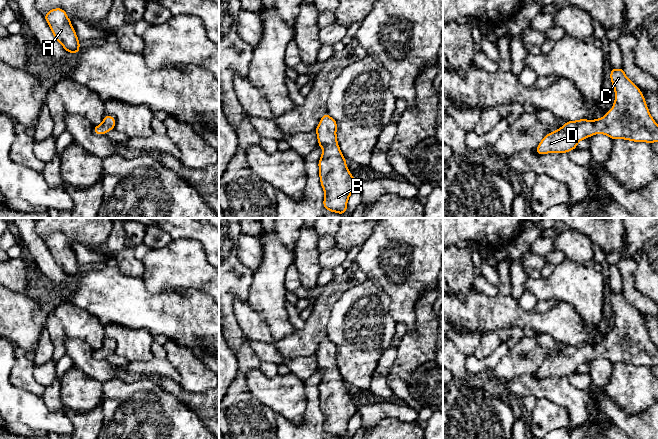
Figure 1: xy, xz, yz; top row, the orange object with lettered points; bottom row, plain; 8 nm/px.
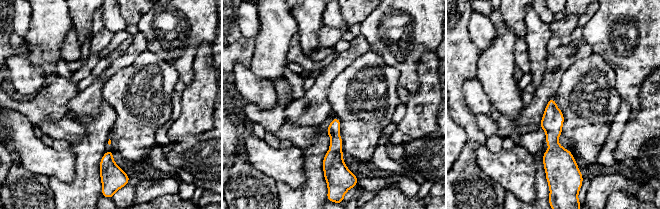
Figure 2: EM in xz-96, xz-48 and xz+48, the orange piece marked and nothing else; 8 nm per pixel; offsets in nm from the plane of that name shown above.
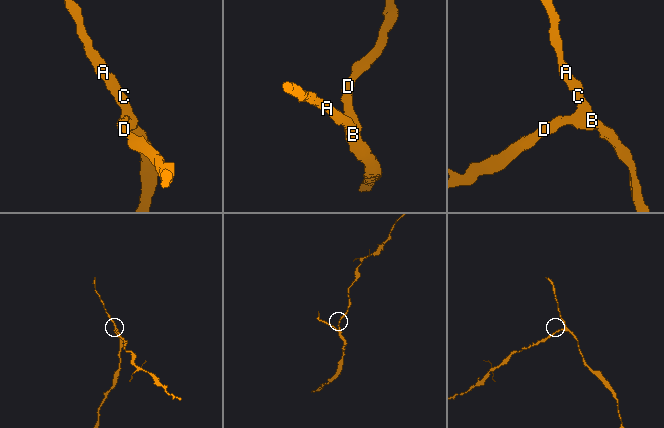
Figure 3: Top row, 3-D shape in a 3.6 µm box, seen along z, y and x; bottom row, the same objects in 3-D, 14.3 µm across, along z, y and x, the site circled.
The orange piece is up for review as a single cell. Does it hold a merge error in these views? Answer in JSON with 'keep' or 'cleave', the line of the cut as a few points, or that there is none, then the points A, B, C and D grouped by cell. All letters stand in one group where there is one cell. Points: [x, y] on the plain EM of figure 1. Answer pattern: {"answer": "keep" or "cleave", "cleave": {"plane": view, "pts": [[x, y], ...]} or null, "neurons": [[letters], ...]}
{"answer": "keep", "cleave": null, "neurons": [["A", "B", "C", "D"]]}

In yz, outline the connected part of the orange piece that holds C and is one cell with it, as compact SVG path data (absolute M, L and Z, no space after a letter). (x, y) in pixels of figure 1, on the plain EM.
M623 291L619 293L611 292L610 303L615 314L615 326L612 333L607 336L602 343L595 342L592 346L588 343L579 343L576 345L566 346L561 352L553 355L552 357L548 357L543 361L542 365L535 373L537 378L543 379L547 377L568 377L569 375L577 372L579 365L592 361L596 357L605 358L612 364L625 363L634 366L647 366L650 368L653 366L658 366L658 348L652 342L641 314L627 302Z

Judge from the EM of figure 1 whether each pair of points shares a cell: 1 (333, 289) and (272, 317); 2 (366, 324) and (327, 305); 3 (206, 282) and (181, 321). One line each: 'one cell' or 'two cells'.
1: two cells
2: two cells
3: two cells

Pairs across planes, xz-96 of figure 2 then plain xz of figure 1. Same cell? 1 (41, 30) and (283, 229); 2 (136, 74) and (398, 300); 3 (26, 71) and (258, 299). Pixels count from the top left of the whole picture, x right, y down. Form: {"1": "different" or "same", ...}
{"1": "different", "2": "different", "3": "different"}

